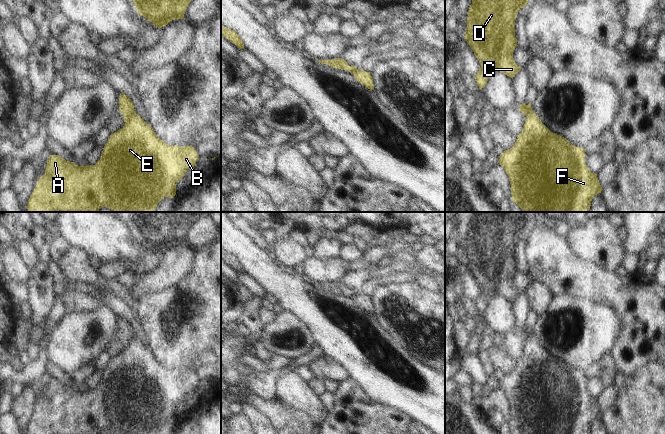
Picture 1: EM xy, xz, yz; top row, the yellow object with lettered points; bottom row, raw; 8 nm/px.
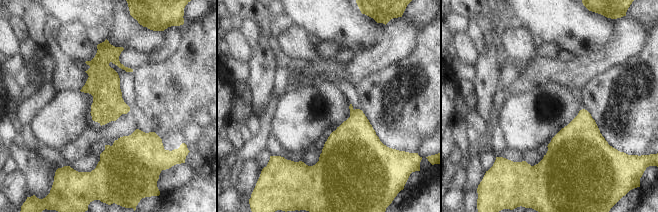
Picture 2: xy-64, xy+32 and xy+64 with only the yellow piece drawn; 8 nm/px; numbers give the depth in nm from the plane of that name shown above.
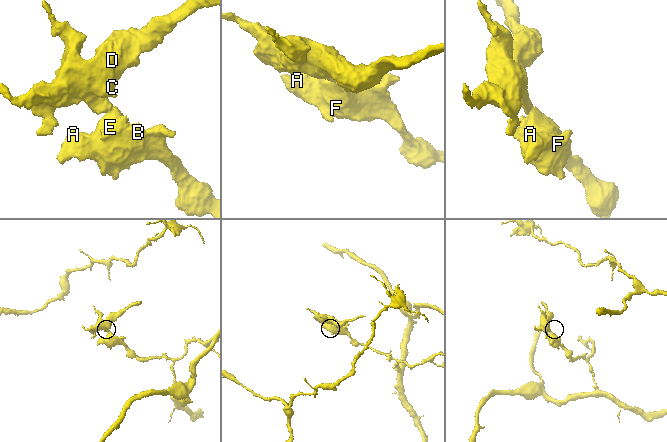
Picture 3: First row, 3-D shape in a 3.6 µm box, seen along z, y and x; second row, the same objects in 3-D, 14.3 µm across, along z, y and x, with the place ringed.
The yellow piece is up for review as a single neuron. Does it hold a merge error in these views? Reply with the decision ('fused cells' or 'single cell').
fused cells

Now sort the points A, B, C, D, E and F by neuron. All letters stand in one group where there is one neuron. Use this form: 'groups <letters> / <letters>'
groups A B E F / C D

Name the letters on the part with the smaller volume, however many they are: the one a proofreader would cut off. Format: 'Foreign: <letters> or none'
Foreign: C, D

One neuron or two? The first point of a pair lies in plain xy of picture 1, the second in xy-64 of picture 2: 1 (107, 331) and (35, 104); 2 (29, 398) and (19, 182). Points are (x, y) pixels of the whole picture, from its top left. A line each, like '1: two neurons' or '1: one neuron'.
1: two neurons
2: one neuron

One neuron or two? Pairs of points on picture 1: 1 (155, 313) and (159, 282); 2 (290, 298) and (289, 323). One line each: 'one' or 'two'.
1: two
2: two

